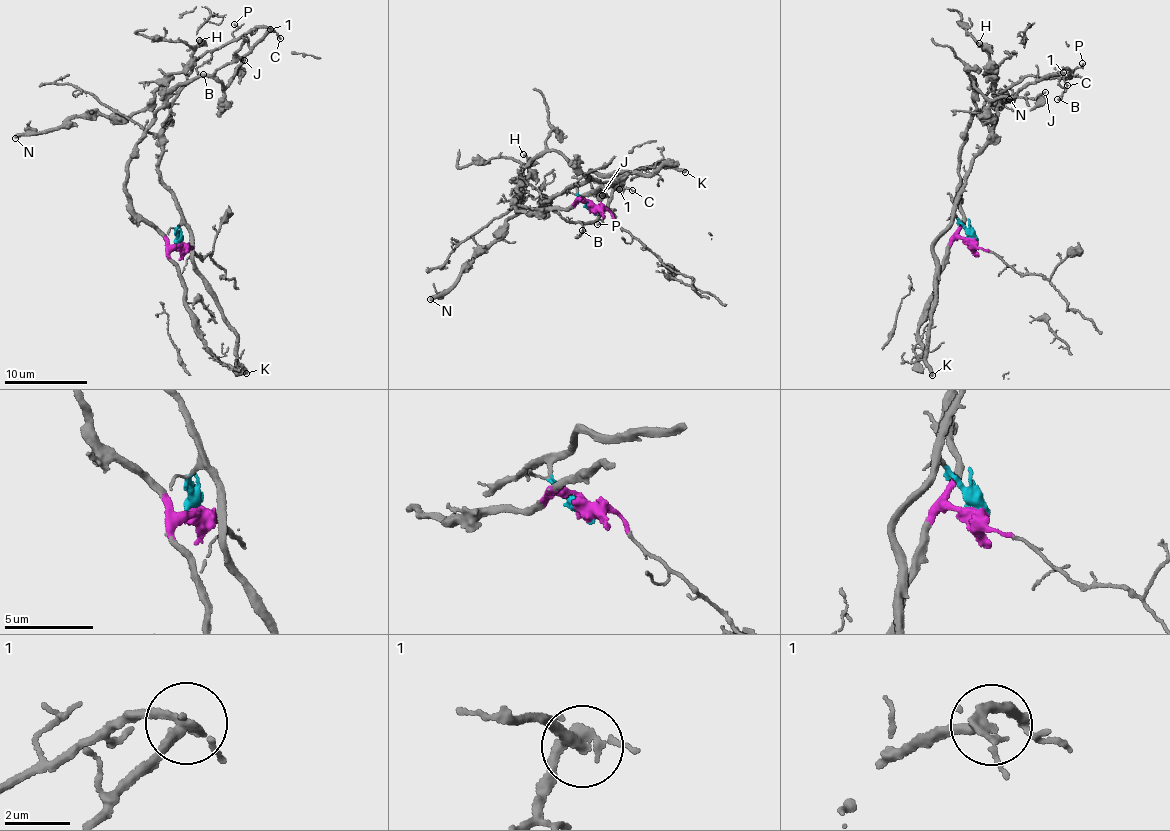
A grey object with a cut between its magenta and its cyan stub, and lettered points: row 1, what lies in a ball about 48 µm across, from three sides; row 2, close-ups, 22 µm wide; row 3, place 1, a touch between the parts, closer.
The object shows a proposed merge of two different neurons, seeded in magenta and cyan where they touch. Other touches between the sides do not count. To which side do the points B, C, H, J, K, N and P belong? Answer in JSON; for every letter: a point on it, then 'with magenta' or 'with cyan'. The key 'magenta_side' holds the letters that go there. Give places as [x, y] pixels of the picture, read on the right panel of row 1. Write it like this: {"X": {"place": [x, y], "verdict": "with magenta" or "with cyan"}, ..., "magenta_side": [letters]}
{"B": {"place": [1057, 99], "verdict": "with cyan"}, "C": {"place": [1067, 85], "verdict": "with cyan"}, "H": {"place": [979, 43], "verdict": "with cyan"}, "J": {"place": [1045, 92], "verdict": "with magenta"}, "K": {"place": [932, 375], "verdict": "with cyan"}, "N": {"place": [1009, 99], "verdict": "with cyan"}, "P": {"place": [1082, 63], "verdict": "with cyan"}, "magenta_side": ["J"]}

